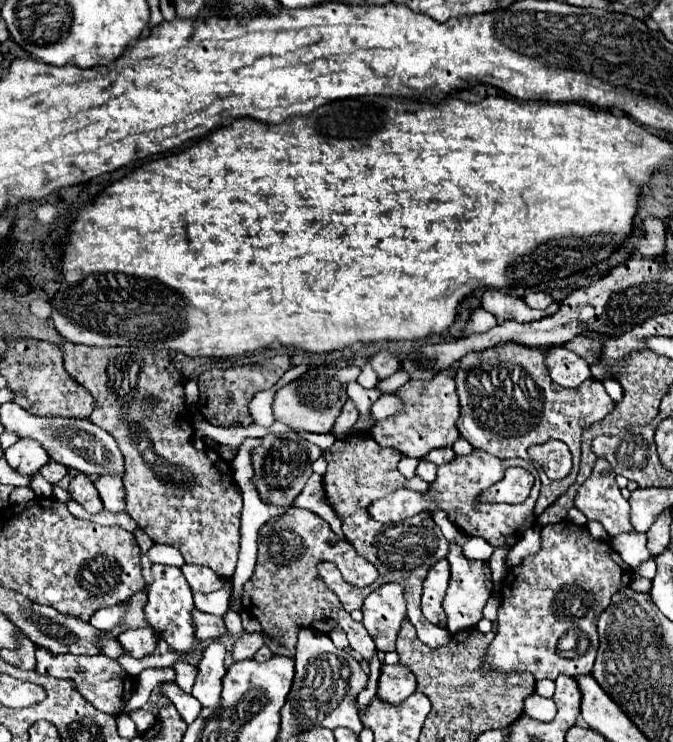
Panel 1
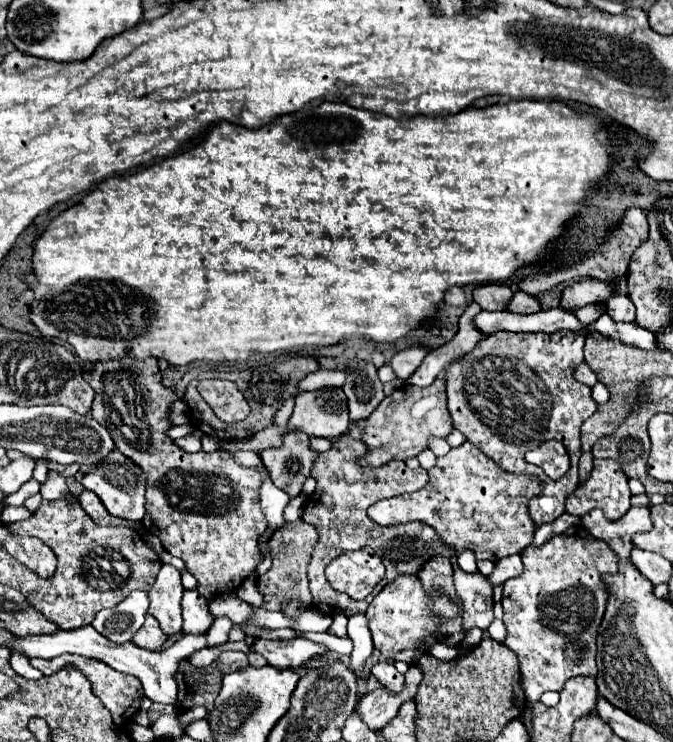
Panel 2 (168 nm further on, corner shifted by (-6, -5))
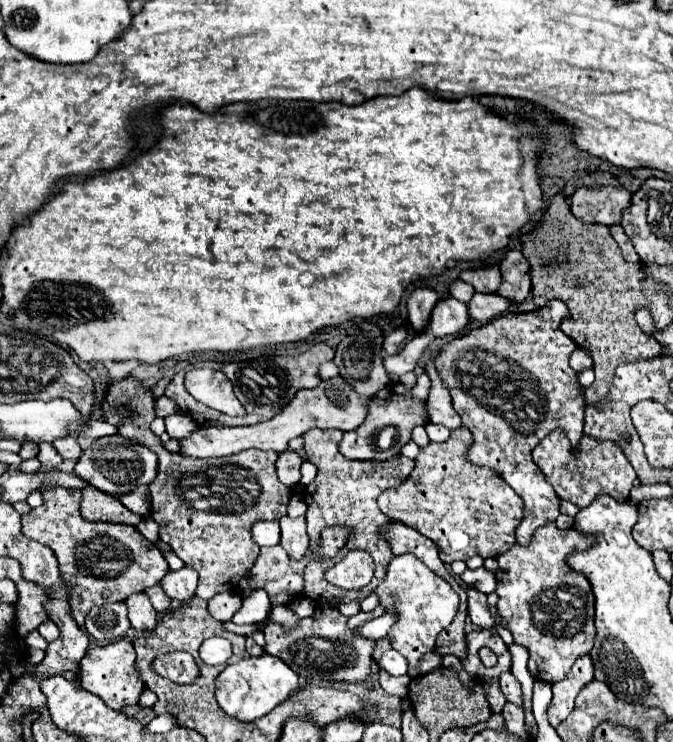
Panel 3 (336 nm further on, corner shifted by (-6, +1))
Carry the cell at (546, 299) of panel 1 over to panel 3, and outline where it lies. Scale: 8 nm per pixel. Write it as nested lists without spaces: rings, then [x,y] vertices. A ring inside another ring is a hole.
[[[476,293],[472,297],[472,301],[468,303],[468,309],[470,309],[470,317],[474,321],[490,321],[502,313],[506,313],[508,309],[512,307],[512,301],[506,301],[506,297],[498,297],[496,293],[494,295],[482,295],[482,293]]]

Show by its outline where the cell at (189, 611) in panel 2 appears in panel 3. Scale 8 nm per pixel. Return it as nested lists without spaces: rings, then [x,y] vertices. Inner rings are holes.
[[[186,567],[180,571],[168,571],[160,583],[170,599],[176,599],[180,605],[186,605],[186,601],[194,597],[194,589],[198,585],[198,573]]]

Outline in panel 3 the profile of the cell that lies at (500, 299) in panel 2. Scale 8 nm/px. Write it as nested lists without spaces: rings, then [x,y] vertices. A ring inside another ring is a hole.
[[[482,267],[482,269],[468,269],[460,275],[462,281],[470,283],[478,293],[496,293],[498,285],[502,283],[498,267]]]

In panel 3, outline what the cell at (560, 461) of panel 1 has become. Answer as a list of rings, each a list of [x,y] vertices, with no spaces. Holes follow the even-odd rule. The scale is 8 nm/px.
[[[552,431],[546,439],[542,439],[532,451],[534,463],[542,469],[546,479],[552,483],[554,491],[560,499],[576,503],[578,507],[588,507],[596,497],[610,495],[616,501],[628,501],[632,481],[636,473],[632,465],[626,461],[620,447],[612,441],[592,441],[590,437],[582,437],[580,441],[580,457],[574,457],[570,441],[566,439],[564,431]]]

